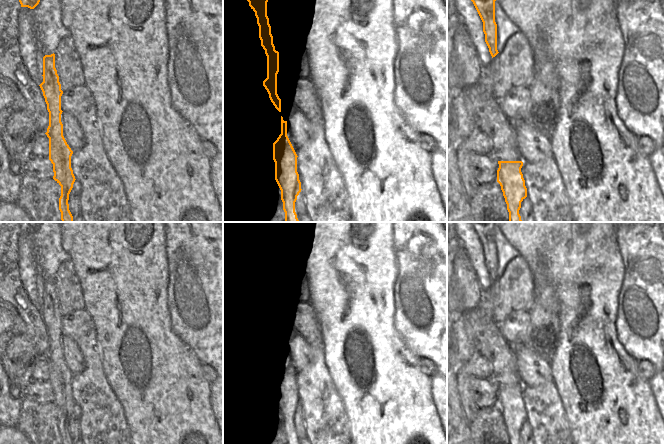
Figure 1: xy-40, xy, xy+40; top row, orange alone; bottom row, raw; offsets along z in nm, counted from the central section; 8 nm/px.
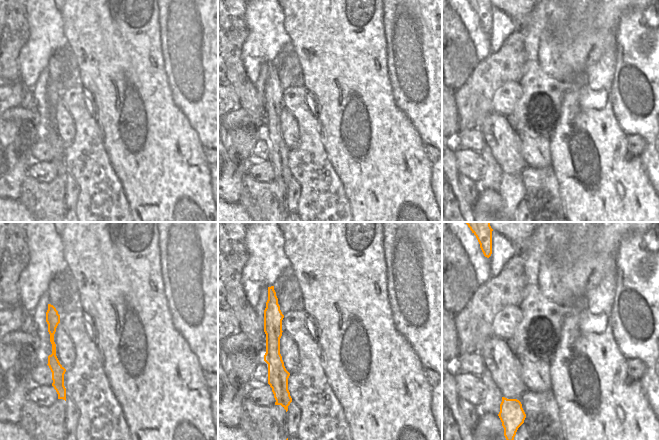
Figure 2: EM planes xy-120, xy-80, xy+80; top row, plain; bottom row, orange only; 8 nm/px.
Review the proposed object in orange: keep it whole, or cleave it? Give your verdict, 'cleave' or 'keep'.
keep

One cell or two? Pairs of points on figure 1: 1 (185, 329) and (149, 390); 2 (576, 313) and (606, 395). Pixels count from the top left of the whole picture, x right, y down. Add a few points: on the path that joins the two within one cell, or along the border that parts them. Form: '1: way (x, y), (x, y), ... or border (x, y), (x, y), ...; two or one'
1: border (171, 316), (172, 331), (196, 355); two
2: way (587, 333), (587, 346), (597, 358), (602, 375); one

